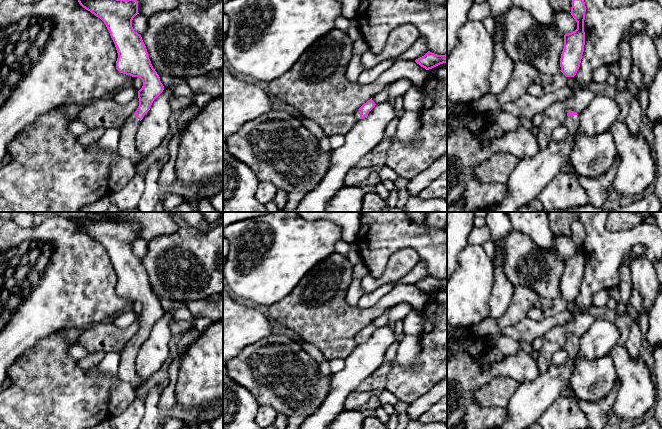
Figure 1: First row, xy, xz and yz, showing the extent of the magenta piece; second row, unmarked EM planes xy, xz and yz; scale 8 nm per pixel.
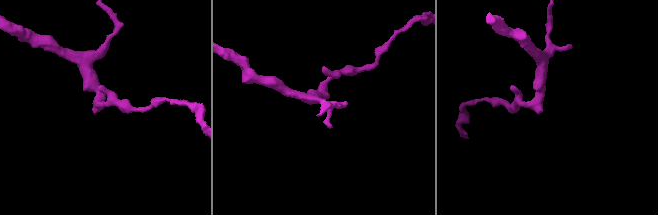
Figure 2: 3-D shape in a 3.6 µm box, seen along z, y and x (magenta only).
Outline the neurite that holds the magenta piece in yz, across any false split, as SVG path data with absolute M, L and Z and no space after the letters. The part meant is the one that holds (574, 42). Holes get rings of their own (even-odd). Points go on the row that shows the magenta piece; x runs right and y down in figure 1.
M572 0L570 13L577 22L577 29L564 35L564 48L560 58L560 71L566 77L574 77L580 67L585 45L585 12L584 0Z

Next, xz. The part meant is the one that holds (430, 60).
M428 51L424 56L416 59L415 62L426 70L429 70L440 64L447 63L447 54L437 55Z

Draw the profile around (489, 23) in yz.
M488 16L482 21L485 29L488 31L488 33L493 36L495 33L495 21L491 16Z

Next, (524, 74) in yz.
M515 63L512 77L505 90L496 95L489 92L485 97L470 104L473 111L488 113L502 107L504 103L512 102L527 93L527 88L539 76L537 69L529 63Z

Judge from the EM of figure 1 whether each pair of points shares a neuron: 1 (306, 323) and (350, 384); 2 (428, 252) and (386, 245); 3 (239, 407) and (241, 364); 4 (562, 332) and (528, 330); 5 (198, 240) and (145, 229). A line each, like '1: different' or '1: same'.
1: different
2: same
3: different
4: different
5: different

